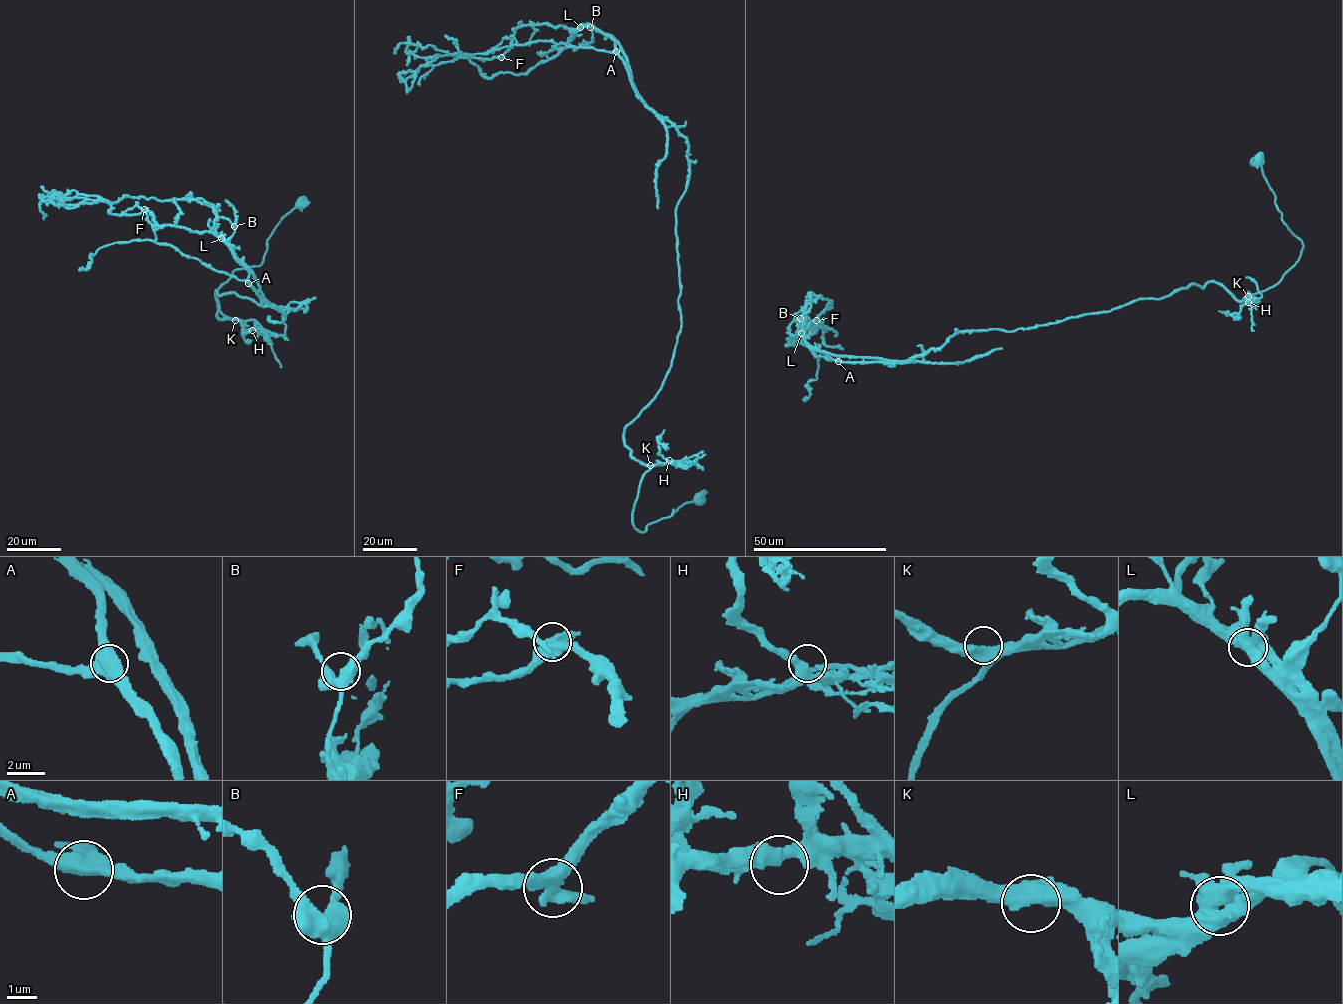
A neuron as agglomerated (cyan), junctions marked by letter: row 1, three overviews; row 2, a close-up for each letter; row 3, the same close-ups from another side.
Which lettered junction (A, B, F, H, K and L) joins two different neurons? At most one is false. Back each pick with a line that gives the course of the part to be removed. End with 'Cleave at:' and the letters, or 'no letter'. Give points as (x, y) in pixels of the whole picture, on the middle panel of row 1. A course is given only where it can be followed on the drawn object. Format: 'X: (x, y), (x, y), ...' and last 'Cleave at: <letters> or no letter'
L: (580, 27), (601, 31), (614, 42), (614, 51), (541, 40), (471, 54), (459, 51), (456, 40), (445, 35)
Cleave at: L

